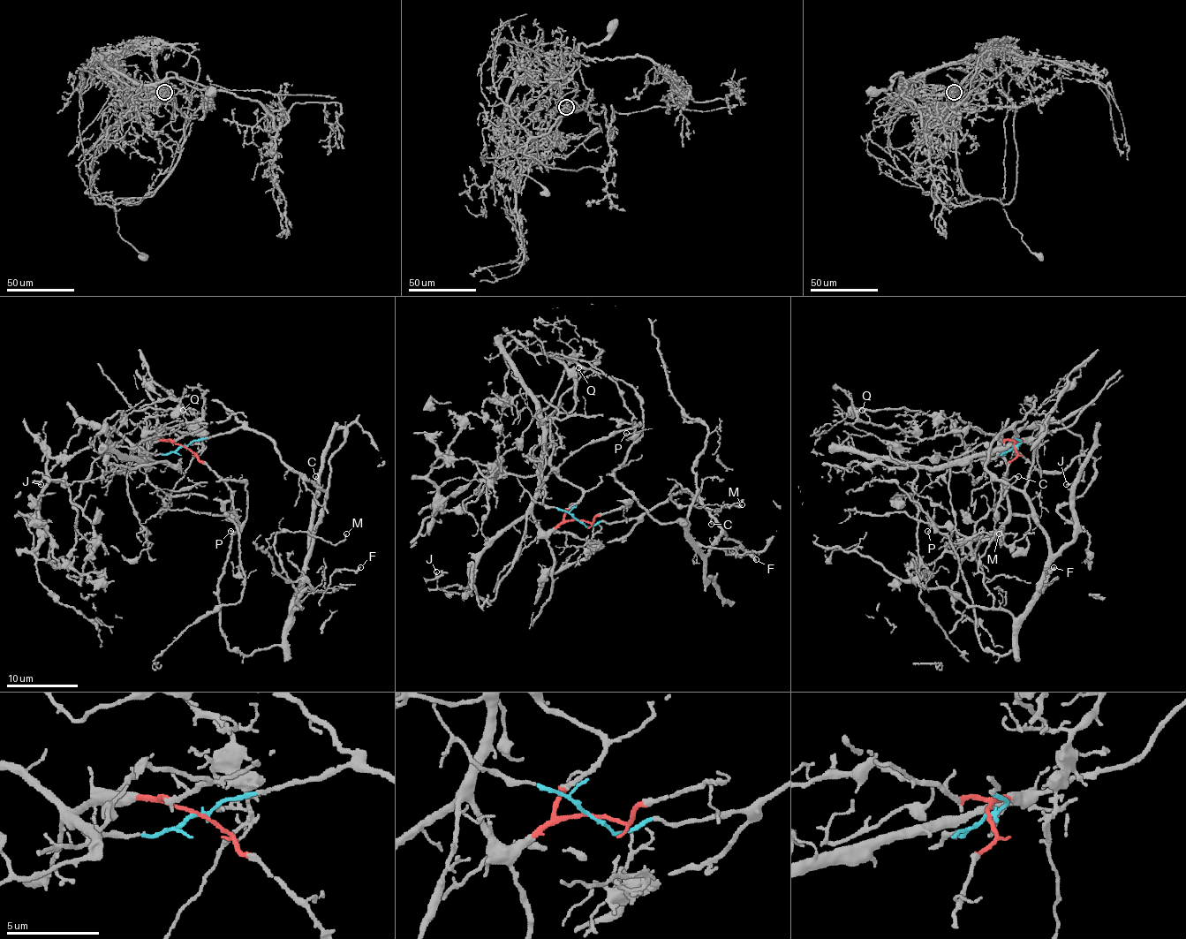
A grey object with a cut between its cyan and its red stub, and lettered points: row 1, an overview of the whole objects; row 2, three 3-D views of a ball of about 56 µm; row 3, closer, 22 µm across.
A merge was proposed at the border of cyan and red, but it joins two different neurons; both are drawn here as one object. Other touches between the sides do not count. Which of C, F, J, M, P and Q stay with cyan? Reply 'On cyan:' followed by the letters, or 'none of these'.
On cyan: C, F, M, P

